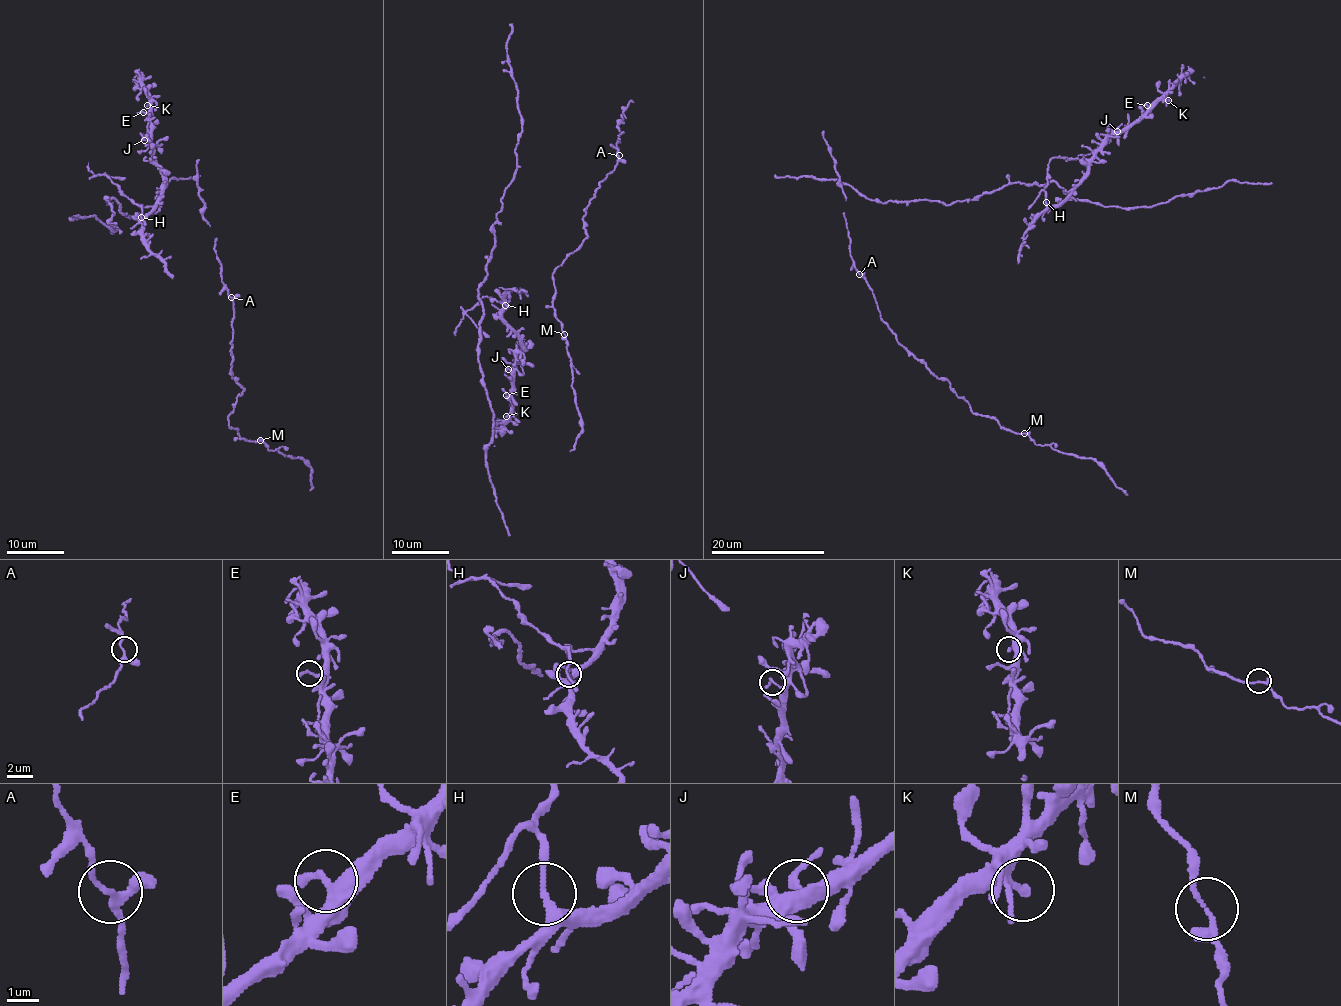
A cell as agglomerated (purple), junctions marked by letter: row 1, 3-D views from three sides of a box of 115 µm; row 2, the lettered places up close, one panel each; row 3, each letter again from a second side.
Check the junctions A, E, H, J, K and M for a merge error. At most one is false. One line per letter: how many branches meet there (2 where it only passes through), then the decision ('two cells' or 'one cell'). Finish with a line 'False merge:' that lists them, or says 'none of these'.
A: branches 3; one cell
E: branches 2; one cell
H: branches 3; two cells
J: branches 2; one cell
K: branches 2; one cell
M: branches 3; one cell
False merge: H

